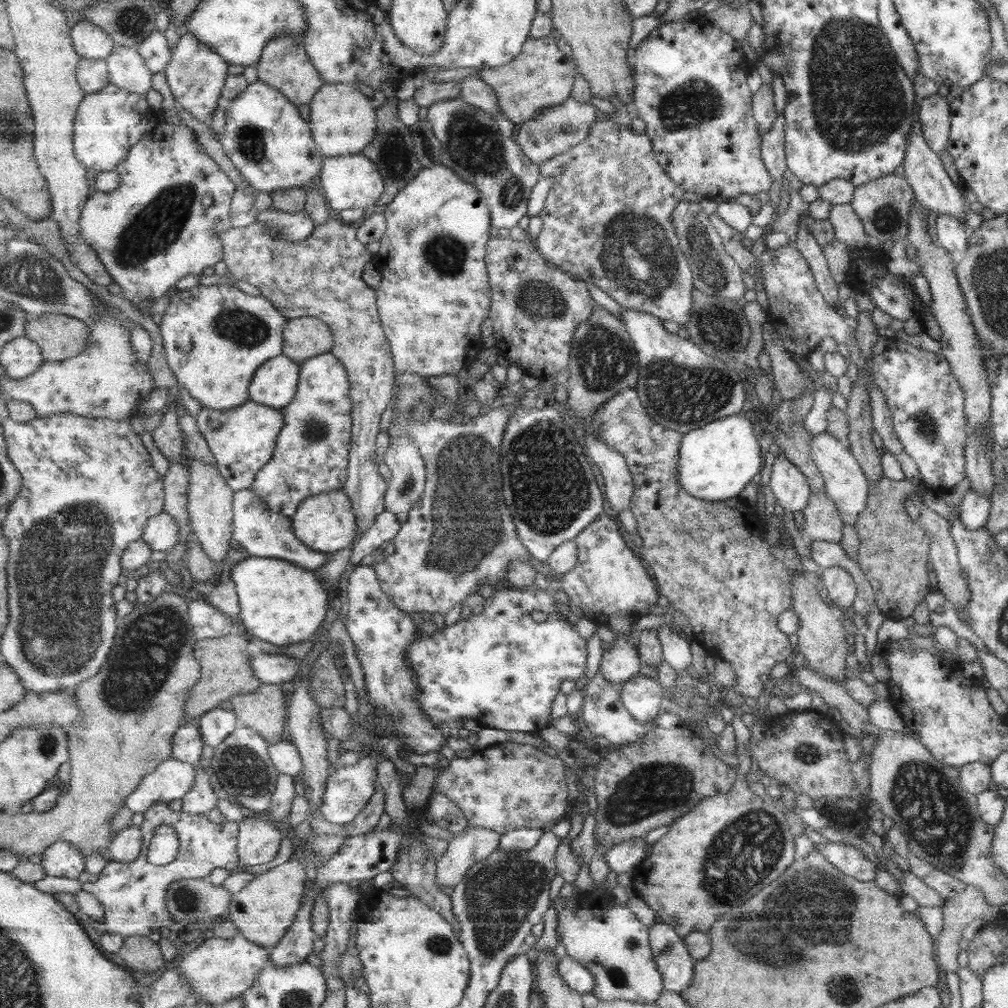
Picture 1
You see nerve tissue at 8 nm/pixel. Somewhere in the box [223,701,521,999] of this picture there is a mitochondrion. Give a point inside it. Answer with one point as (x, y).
(439, 945)

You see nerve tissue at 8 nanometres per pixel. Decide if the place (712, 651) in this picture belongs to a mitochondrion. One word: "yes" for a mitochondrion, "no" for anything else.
no

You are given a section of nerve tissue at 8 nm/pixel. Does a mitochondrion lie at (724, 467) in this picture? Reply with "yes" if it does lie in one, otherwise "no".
no

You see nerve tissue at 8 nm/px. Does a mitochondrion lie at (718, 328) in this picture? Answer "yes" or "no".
yes

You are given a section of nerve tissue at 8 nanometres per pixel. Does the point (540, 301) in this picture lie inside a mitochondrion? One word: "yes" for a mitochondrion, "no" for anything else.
yes

